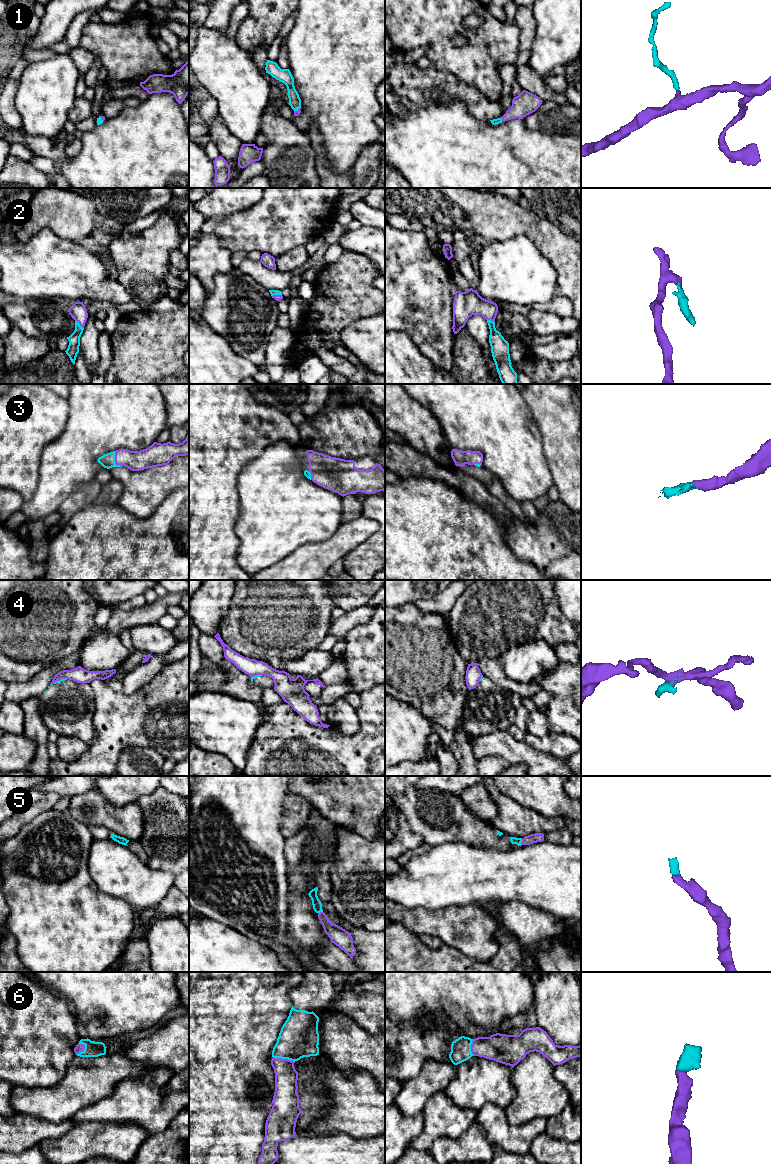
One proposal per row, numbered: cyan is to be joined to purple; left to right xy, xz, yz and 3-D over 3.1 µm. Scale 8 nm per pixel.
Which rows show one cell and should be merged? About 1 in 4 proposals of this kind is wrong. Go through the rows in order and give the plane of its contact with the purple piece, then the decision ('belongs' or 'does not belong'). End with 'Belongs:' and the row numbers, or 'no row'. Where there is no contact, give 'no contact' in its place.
1: xz | belongs
2: xy | belongs
3: xy | belongs
4: xy | does not belong
5: yz | belongs
6: xz | belongs
Belongs: 1, 2, 3, 5, 6

